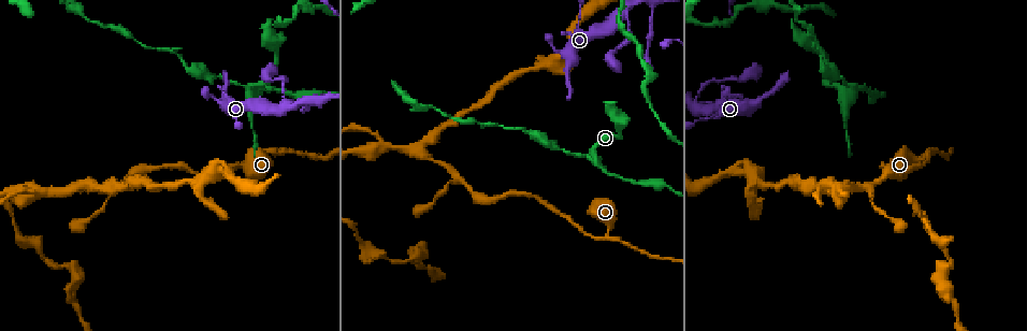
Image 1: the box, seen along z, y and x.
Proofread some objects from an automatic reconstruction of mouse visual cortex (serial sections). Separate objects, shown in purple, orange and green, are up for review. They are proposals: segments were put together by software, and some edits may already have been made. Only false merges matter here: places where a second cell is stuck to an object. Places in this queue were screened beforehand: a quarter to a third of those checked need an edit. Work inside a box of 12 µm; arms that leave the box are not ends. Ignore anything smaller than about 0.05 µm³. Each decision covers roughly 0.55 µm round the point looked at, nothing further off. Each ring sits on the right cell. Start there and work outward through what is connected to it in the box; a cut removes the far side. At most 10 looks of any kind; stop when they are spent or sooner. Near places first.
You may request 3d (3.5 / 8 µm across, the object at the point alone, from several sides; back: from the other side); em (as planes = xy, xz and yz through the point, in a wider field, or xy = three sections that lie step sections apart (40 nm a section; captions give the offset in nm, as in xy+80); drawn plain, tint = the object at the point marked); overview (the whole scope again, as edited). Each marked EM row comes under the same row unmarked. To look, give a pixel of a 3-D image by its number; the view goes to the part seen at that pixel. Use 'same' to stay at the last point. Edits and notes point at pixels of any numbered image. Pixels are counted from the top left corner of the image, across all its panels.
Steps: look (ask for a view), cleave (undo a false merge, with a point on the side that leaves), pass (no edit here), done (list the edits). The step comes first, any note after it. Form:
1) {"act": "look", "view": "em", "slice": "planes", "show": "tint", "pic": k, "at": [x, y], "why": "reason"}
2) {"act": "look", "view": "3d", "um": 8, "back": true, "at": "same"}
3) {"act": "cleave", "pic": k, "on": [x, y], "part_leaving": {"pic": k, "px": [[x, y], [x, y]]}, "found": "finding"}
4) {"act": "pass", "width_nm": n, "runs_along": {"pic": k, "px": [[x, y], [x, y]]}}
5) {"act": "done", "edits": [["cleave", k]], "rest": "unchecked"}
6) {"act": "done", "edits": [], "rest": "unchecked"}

{"act": "look", "view": "3d", "um": 8, "back": true, "pic": 1, "at": [855, 91], "why": "abrupt turn"}

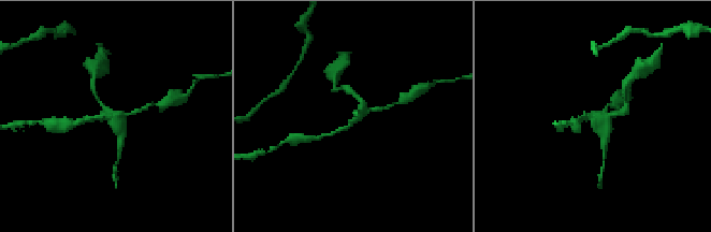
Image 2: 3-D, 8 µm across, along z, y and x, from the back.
{"act": "look", "view": "3d", "um": 3.5, "pic": 2, "at": [109, 122], "why": "zoom in"}

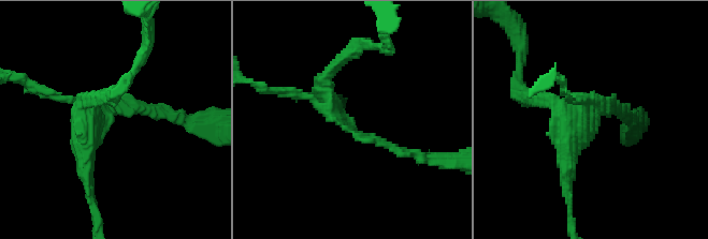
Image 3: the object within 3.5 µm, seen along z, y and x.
{"act": "look", "view": "em", "slice": "xy", "step": 2, "show": "tint", "pic": 3, "at": [598, 117], "arm_widths_nm": [150, 200]}

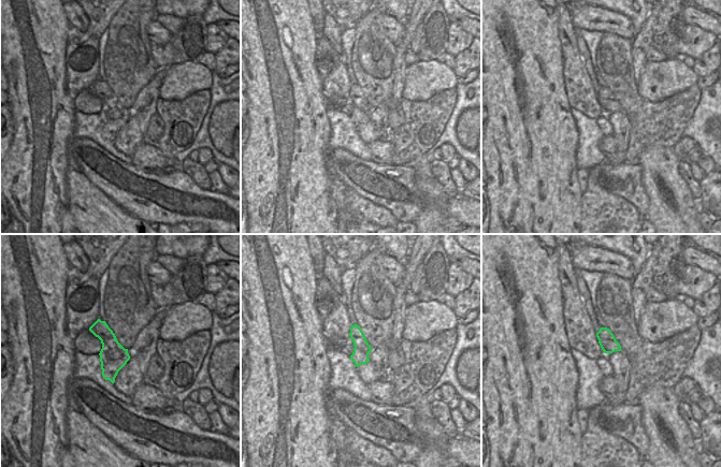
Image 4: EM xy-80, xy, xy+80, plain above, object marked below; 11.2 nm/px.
{"act": "cleave", "pic": 3, "on": [383, 143], "part_leaving": {"pic": 3, "px": [[322, 109], [305, 95], [262, 88]]}, "found": "a second cell is stuck on"}

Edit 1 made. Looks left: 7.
{"act": "look", "view": "3d", "um": 3.5, "back": true, "pic": 1, "at": [607, 239]}

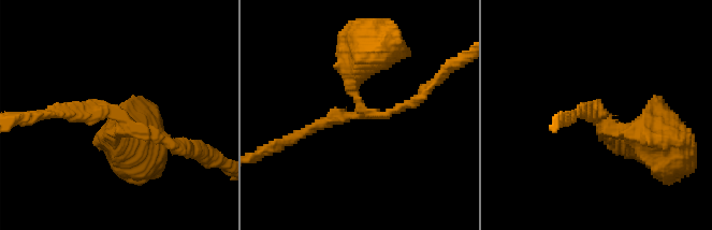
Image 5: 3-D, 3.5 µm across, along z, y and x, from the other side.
{"act": "look", "view": "em", "slice": "xy", "step": 3, "show": "tint", "pic": 5, "at": [358, 113], "arms": 3, "arm_widths_nm": [150, 150, 450]}

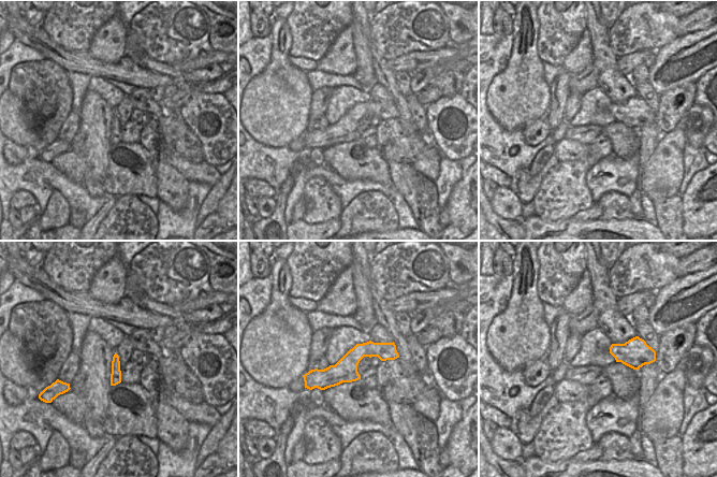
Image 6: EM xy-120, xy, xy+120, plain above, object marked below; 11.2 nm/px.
{"act": "pass", "found": "continuous, no second cell"}

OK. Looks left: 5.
{"act": "look", "view": "em", "slice": "xy", "step": 5, "show": "tint", "pic": 1, "at": [704, 102], "why": "thick turns thin"}

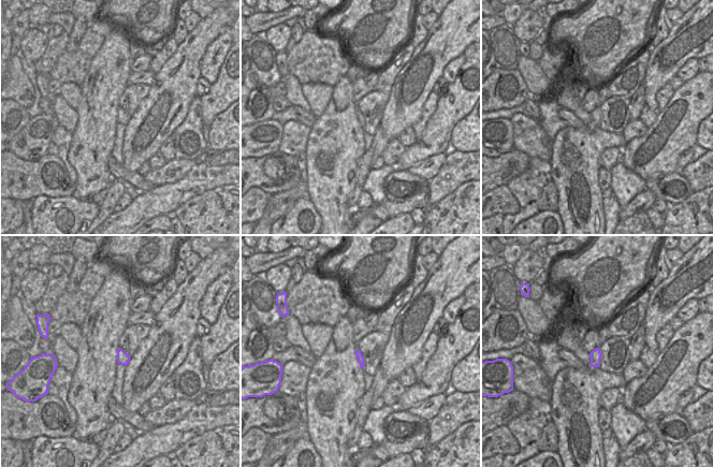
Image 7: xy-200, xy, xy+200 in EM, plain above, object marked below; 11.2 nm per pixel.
{"act": "look", "view": "3d", "um": 3.5, "at": "same"}

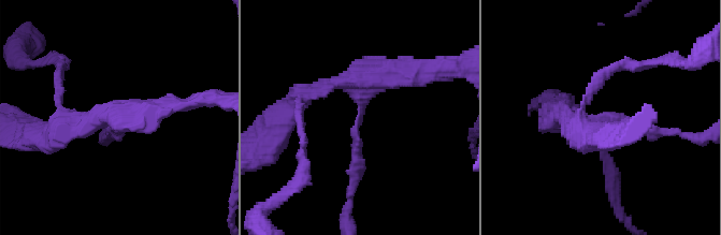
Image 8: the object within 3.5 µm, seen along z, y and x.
{"act": "pass", "runs_along": {"pic": 8, "px": [[322, 85], [362, 88], [355, 181]]}, "found": "all the same cell"}

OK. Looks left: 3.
{"act": "look", "view": "3d", "um": 8, "pic": 1, "at": [421, 152], "why": "abrupt turn"}

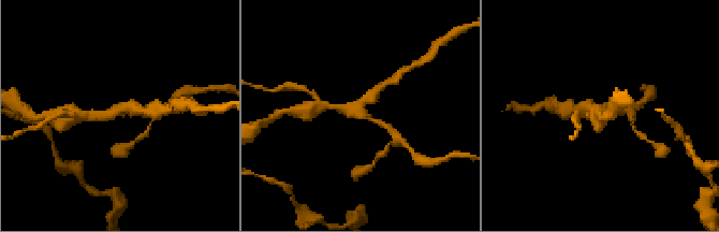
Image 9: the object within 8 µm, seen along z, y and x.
{"act": "look", "view": "3d", "um": 3.5, "pic": 9, "at": [119, 112]}

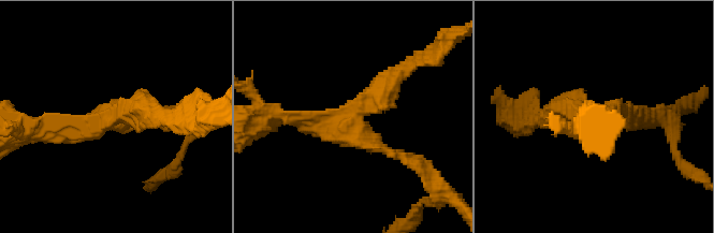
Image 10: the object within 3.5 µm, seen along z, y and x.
{"act": "look", "view": "em", "slice": "planes", "show": "tint", "pic": 10, "at": [351, 131], "arms": 3, "arm_widths_nm": [150, 250, 300], "why": "shape alone is not enough"}

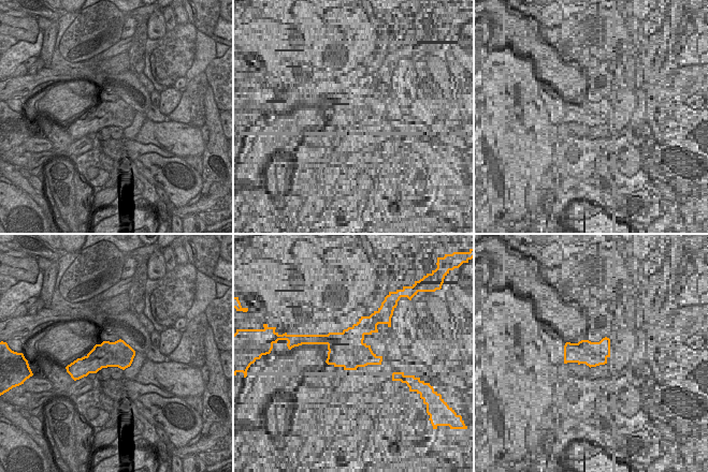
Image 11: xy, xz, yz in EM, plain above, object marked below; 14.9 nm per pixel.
{"act": "cleave", "pic": 10, "on": [607, 145], "part_leaving": {"pic": 10, "px": [[592, 117], [564, 107], [528, 120]]}, "found": "a second cell is stuck on"}

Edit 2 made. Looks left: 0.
{"act": "done", "edits": [["cleave", 3], ["cleave", 10]], "rest": "unchecked"}

